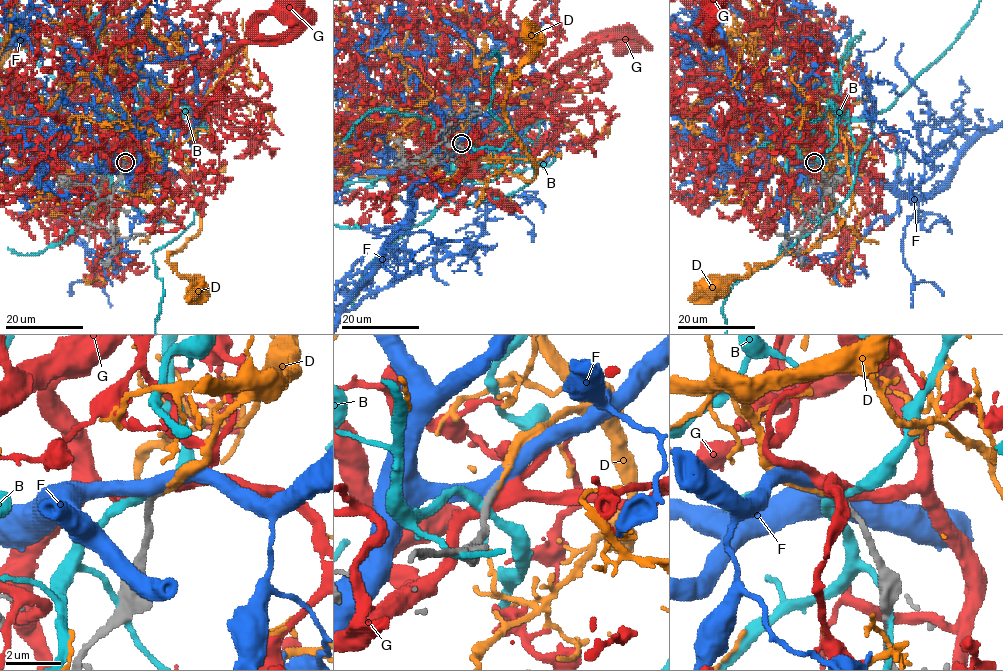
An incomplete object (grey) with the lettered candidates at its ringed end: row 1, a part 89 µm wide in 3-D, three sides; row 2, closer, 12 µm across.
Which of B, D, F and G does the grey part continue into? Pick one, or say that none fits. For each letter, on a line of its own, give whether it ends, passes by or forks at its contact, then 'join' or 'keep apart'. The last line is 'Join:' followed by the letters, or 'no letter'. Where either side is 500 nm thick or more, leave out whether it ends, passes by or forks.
B: it passes by; keep apart
D: it ends; join
F: it passes by; keep apart
G: keep apart
Join: D

